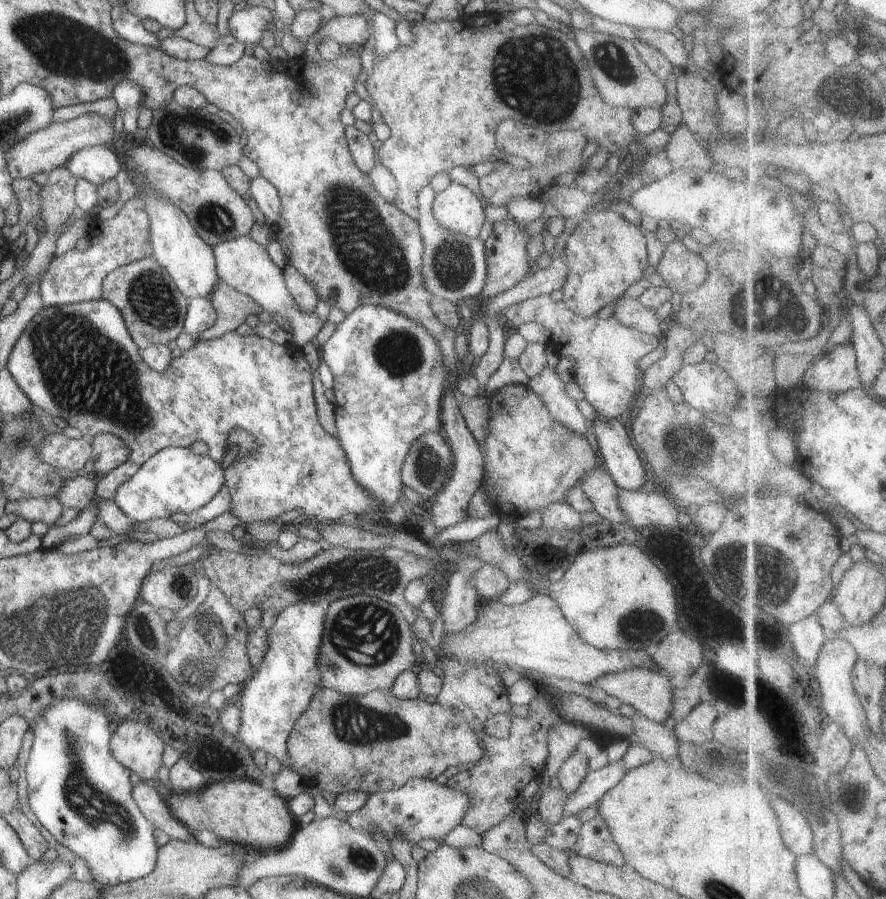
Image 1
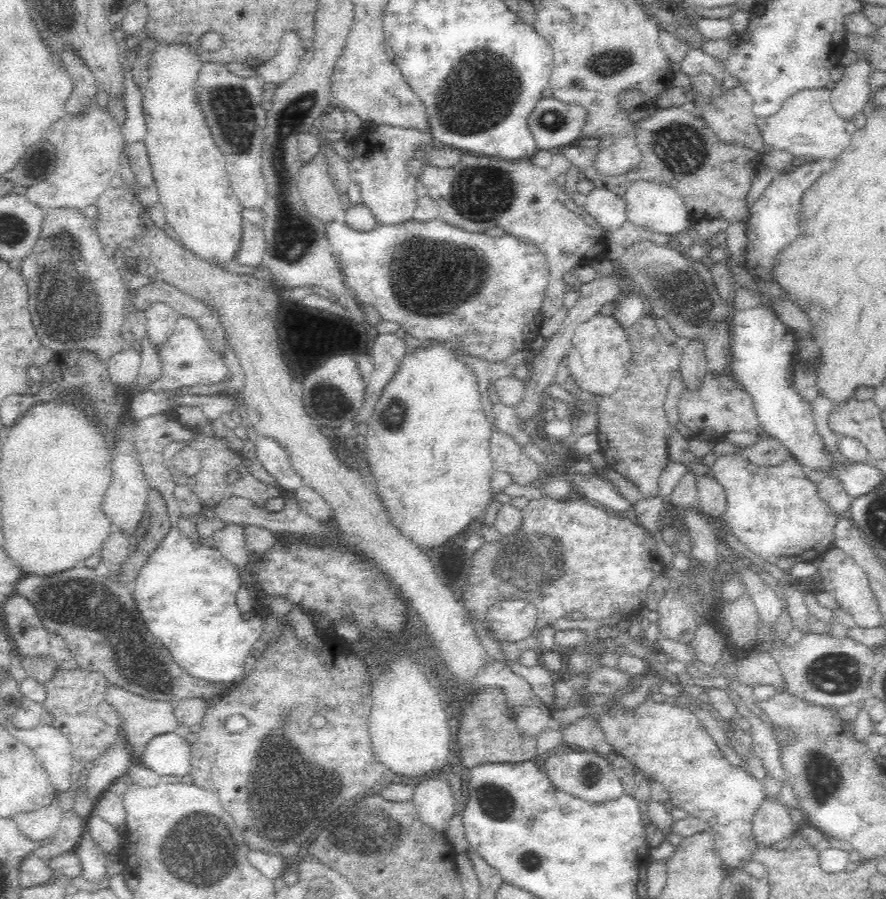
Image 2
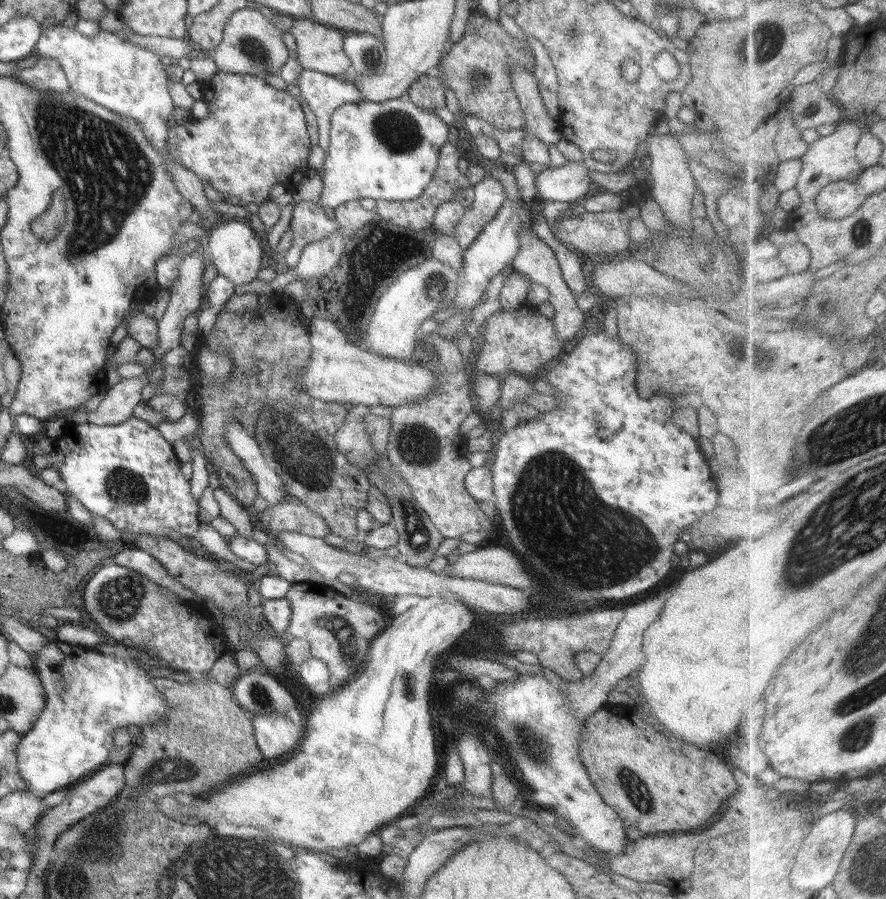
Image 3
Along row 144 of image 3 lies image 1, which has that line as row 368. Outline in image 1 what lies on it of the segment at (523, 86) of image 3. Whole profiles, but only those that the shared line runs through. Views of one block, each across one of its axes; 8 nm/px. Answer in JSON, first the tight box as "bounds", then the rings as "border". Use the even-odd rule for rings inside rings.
{"bounds":[527,366,588,436],"border":[[[547,366],[542,374],[530,379],[527,385],[541,396],[550,416],[556,422],[578,435],[585,436],[588,420],[578,409],[577,401],[566,393],[566,385],[555,373],[555,369],[552,370]]]}

